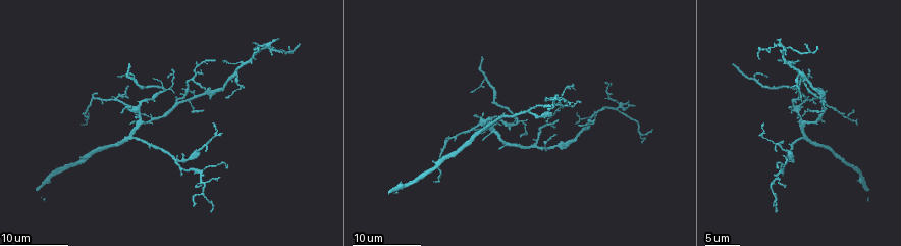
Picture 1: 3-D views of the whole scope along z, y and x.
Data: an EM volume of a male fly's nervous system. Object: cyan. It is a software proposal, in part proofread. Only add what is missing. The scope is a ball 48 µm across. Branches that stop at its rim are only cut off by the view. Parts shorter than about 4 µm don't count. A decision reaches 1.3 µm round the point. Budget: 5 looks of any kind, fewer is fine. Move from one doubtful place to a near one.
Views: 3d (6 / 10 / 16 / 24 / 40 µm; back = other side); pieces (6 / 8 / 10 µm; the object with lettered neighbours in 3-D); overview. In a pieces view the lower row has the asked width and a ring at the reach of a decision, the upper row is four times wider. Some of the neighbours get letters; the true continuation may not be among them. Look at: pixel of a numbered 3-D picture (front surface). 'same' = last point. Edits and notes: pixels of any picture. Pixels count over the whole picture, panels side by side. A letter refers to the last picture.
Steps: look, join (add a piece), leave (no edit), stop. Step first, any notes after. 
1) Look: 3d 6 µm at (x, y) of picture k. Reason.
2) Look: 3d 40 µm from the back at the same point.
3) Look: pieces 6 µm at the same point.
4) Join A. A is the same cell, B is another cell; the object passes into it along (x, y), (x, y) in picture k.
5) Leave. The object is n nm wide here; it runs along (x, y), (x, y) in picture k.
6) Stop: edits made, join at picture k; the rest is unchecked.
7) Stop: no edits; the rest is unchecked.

Look: 3d 24 µm at (777, 60) of picture 1. Free end.

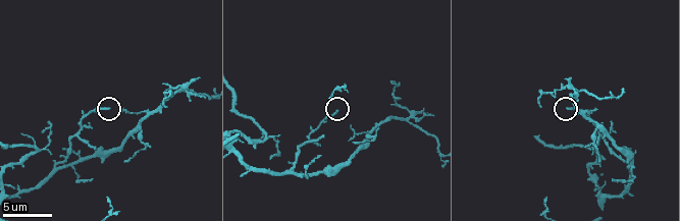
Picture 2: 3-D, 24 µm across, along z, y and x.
Look: pieces 6 µm at (336, 110) of picture 2. See the neighbours.

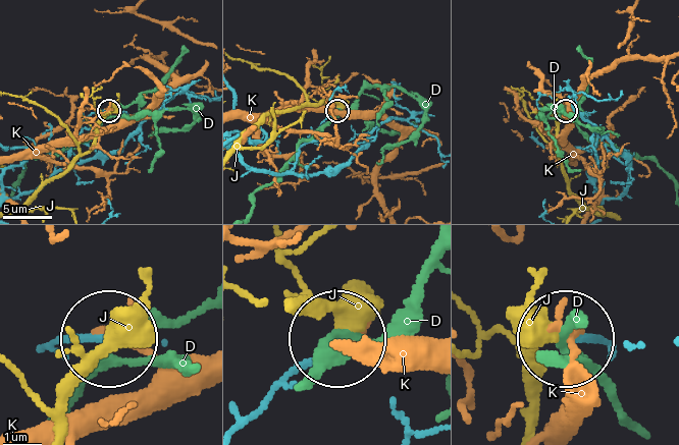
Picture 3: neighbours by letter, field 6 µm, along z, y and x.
Leave. D, J and K are other cells; no lettered piece goes on from it.

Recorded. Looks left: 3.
Look: 3d 10 µm at (322, 136) of picture 2. Branch stops here.

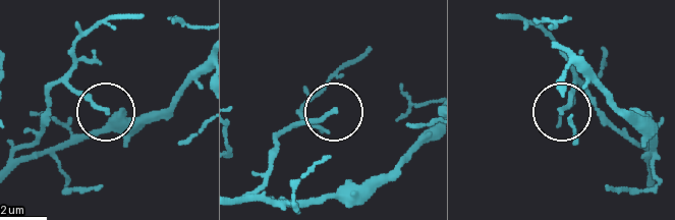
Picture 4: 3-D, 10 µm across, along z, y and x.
Look: pieces 6 µm at (562, 108) of picture 4. See the neighbours.

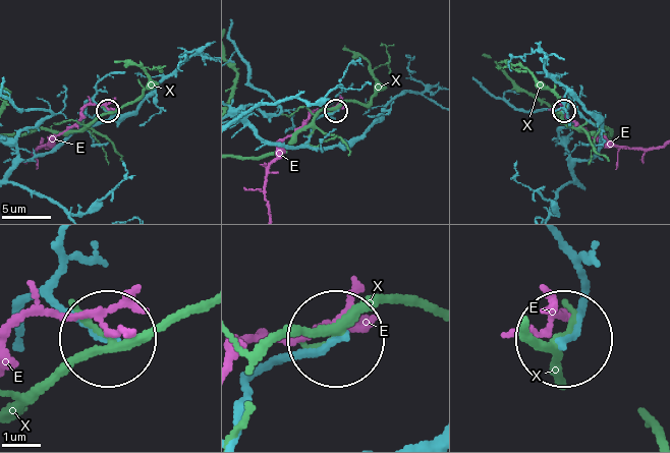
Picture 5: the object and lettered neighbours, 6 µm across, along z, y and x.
Leave. The object is 160 nm wide here; E and X are other cells; no lettered piece goes on from it.

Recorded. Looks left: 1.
Look: pieces 10 µm at (546, 200) of picture 2. Thin end.

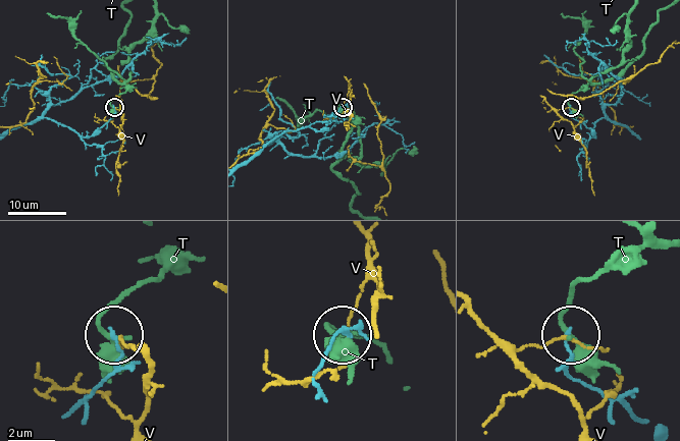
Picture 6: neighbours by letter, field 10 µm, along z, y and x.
Leave. The object is 140 nm wide here; T and V are other cells; it runs along (44, 114), (86, 138), (112, 117), (114, 107) in picture 6; no lettered piece goes on from it.

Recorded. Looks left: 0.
Stop: no edits; the rest is unchecked.

